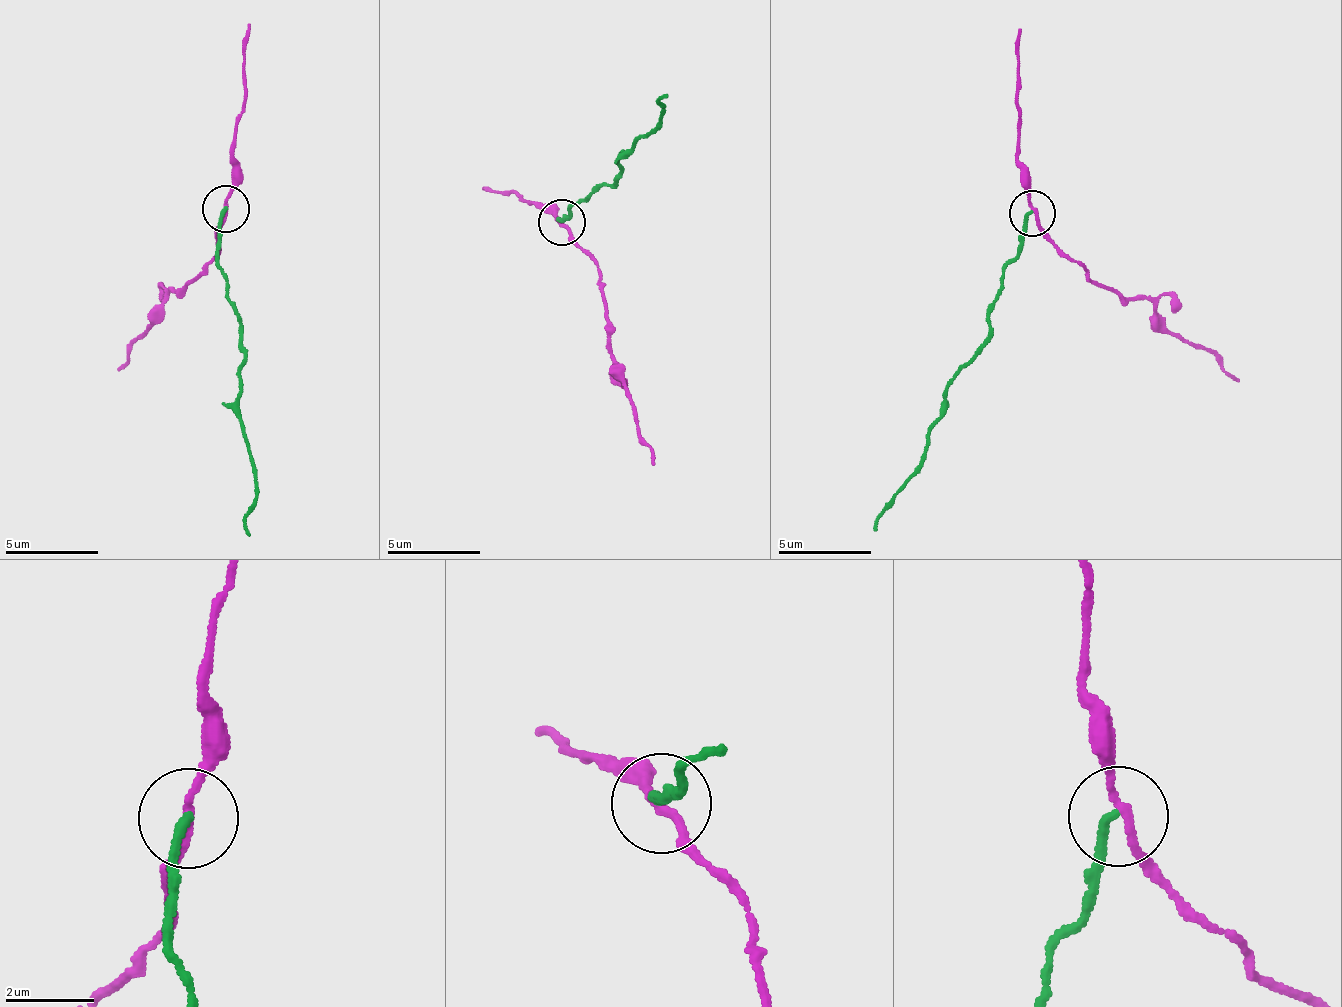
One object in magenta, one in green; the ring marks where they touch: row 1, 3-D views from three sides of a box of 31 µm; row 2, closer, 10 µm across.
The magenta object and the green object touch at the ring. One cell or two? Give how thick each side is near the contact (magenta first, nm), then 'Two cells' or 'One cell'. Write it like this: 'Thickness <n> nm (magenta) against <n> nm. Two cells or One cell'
Thickness 160 nm (magenta) against 200 nm. Two cells

